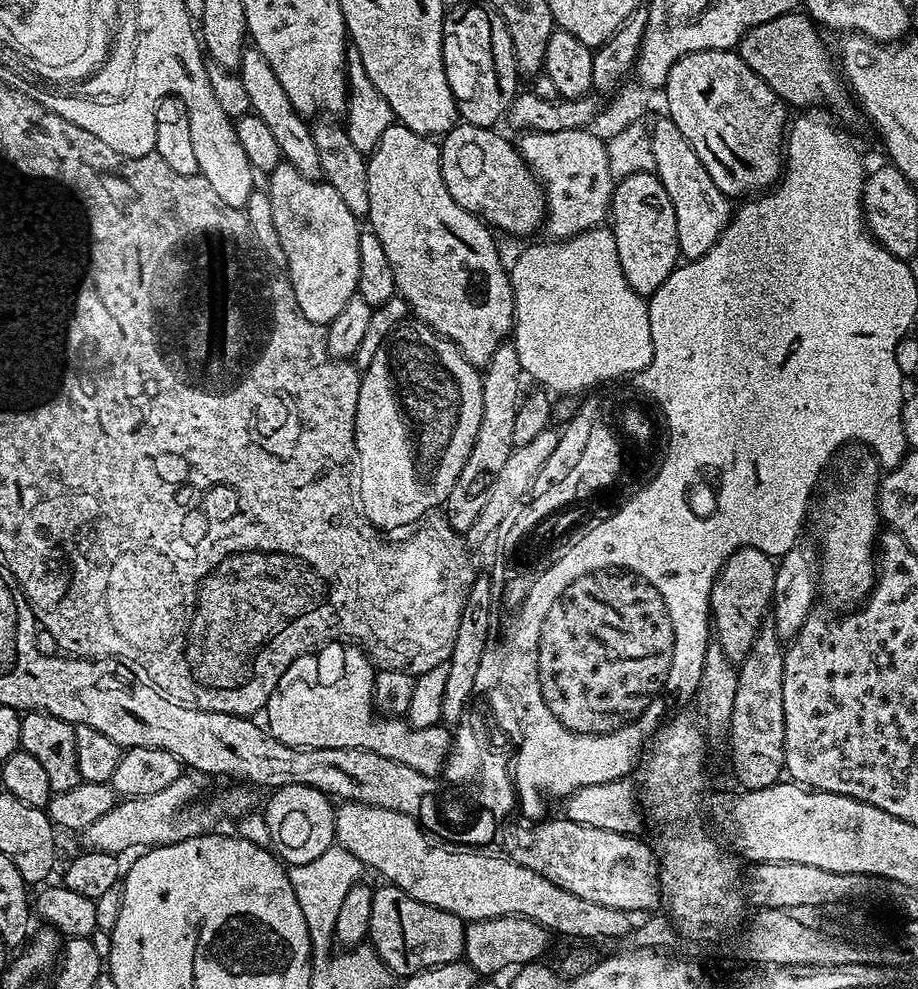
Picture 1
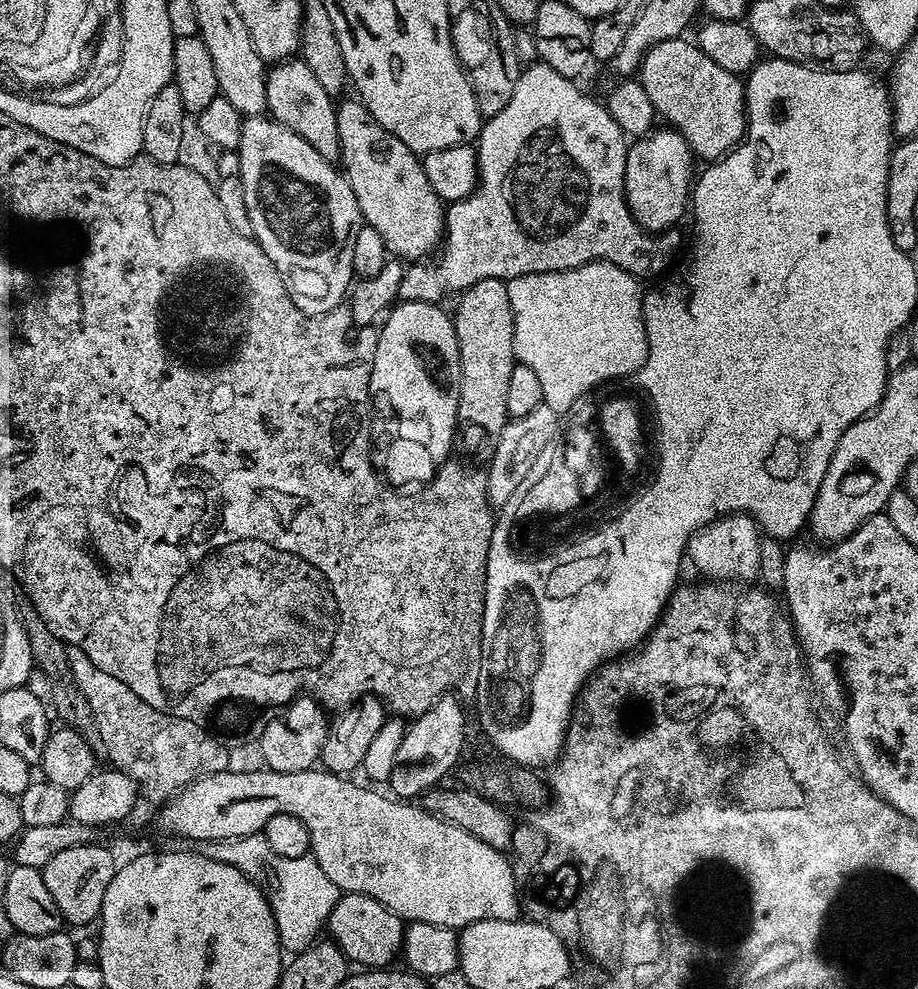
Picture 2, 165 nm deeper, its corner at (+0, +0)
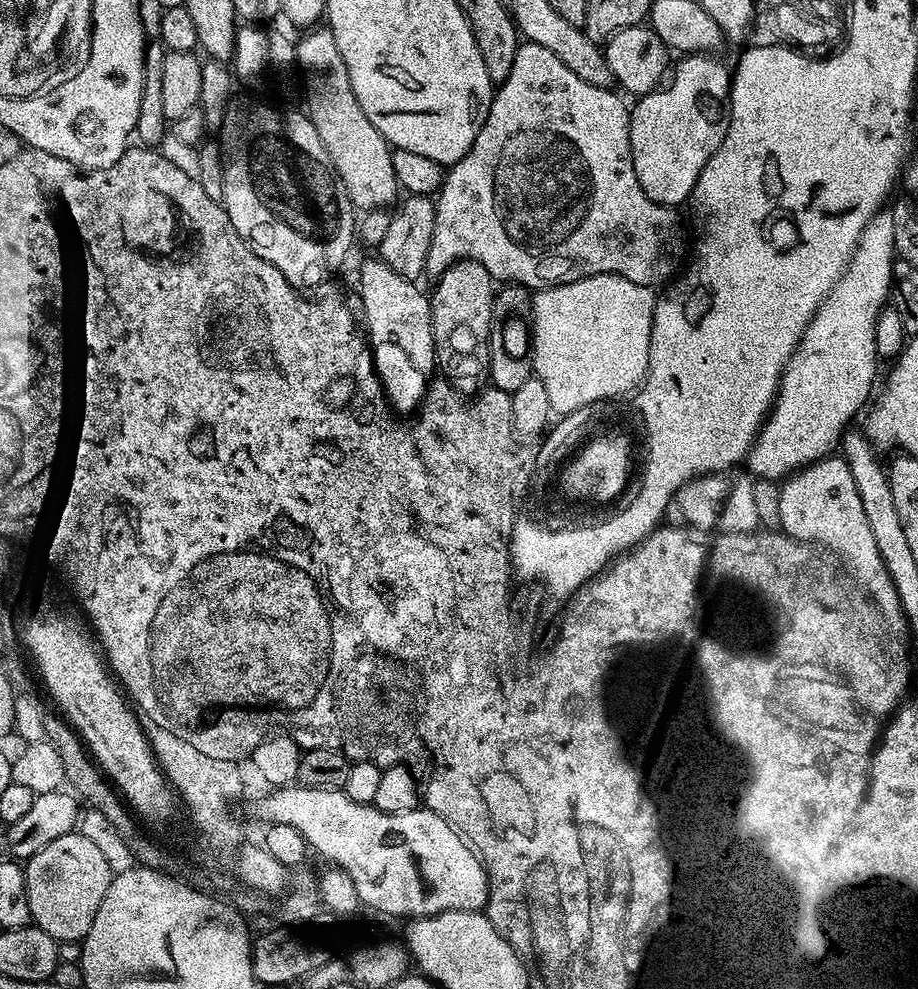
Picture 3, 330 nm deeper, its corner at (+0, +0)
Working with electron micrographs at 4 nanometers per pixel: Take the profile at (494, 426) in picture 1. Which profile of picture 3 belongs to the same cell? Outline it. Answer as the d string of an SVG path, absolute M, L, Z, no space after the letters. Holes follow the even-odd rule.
M458 260L435 281L436 289L430 292L432 305L432 329L434 330L434 346L436 362L443 379L447 380L461 394L476 394L489 383L488 363L490 362L490 330L492 329L492 298L494 281L482 266L473 260Z

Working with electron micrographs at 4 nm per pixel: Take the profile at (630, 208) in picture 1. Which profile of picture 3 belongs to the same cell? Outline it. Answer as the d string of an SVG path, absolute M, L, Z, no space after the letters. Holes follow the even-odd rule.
M688 54L680 65L673 67L670 79L663 86L647 92L639 97L630 108L630 150L634 158L634 174L638 174L638 182L646 194L659 204L680 206L692 195L698 182L698 174L702 174L702 166L710 162L714 150L722 146L728 133L728 113L732 107L732 72L716 60L712 54Z

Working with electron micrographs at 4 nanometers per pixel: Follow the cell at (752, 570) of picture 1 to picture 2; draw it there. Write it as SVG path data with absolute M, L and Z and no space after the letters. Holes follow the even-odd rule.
M724 514L711 520L697 530L690 538L686 549L687 559L701 572L701 577L716 582L755 581L759 577L759 546L762 539L761 529L747 514Z

